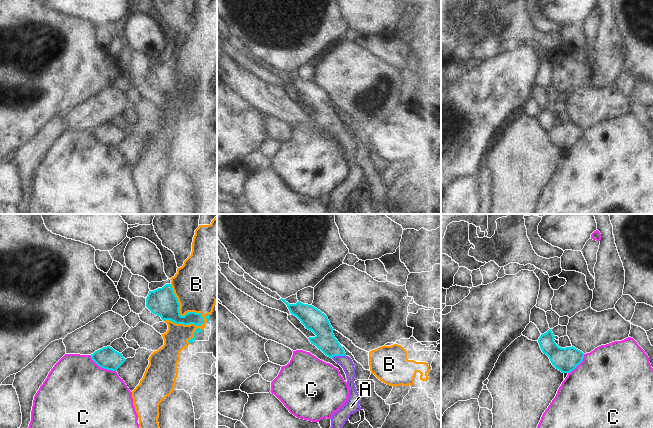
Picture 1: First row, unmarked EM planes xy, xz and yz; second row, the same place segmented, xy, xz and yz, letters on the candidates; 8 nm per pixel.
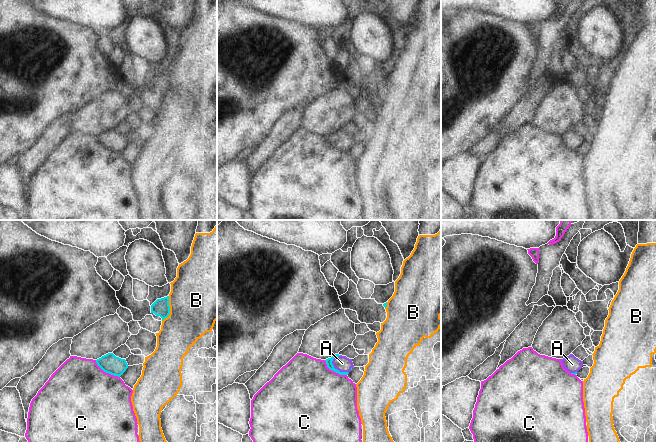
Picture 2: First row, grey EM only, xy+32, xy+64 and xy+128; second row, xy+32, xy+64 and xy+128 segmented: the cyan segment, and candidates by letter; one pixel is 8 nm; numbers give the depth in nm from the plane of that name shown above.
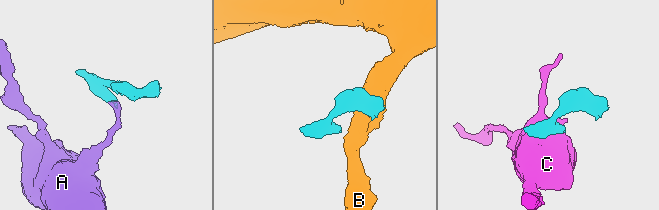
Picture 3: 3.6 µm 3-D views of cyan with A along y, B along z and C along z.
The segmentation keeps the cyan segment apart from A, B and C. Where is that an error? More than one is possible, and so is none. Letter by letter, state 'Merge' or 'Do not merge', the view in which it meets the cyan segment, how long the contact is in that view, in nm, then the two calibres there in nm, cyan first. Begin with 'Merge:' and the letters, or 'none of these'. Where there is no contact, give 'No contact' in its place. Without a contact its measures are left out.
Merge: A
A: Merge. Touches cyan in xz. Shared border 120 nm. Thickness 160 nm (cyan) against 100 nm
B: Do not merge. Touches cyan in xy. Shared border 500 nm. Thickness 220 nm (cyan) against 380 nm
C: Do not merge. Touches cyan in xy. Shared border 260 nm. Thickness 170 nm (cyan) against 500 nm.

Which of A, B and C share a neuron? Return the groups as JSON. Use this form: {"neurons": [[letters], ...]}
{"neurons": [["A"], ["B"], ["C"]]}

